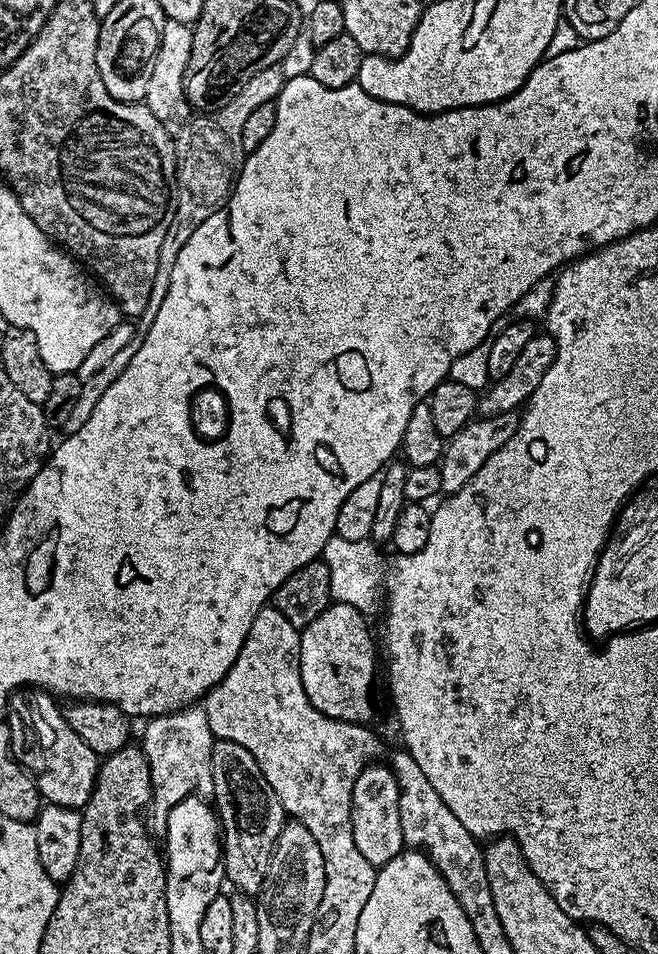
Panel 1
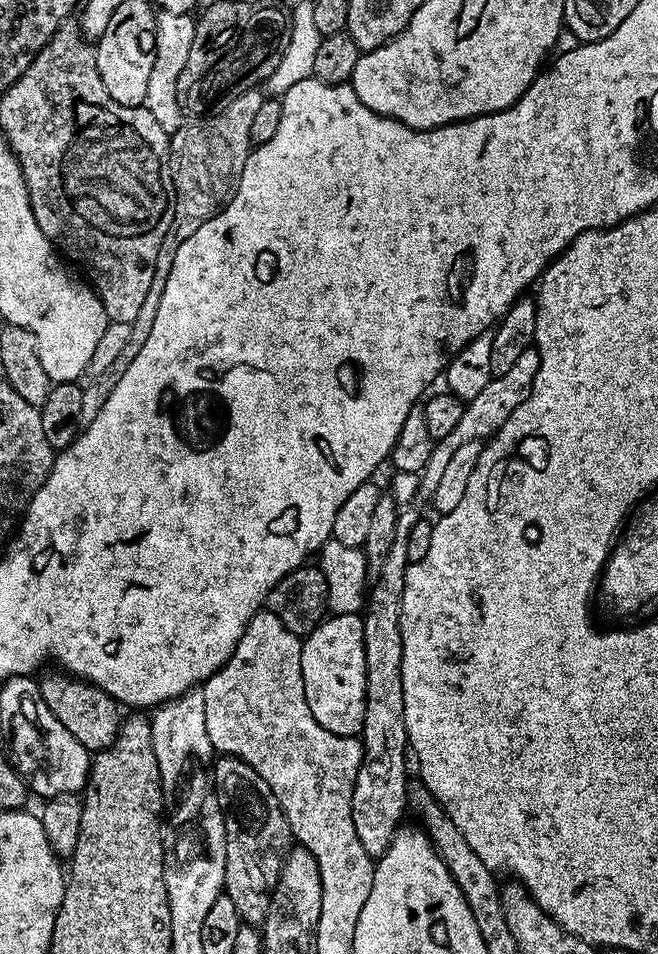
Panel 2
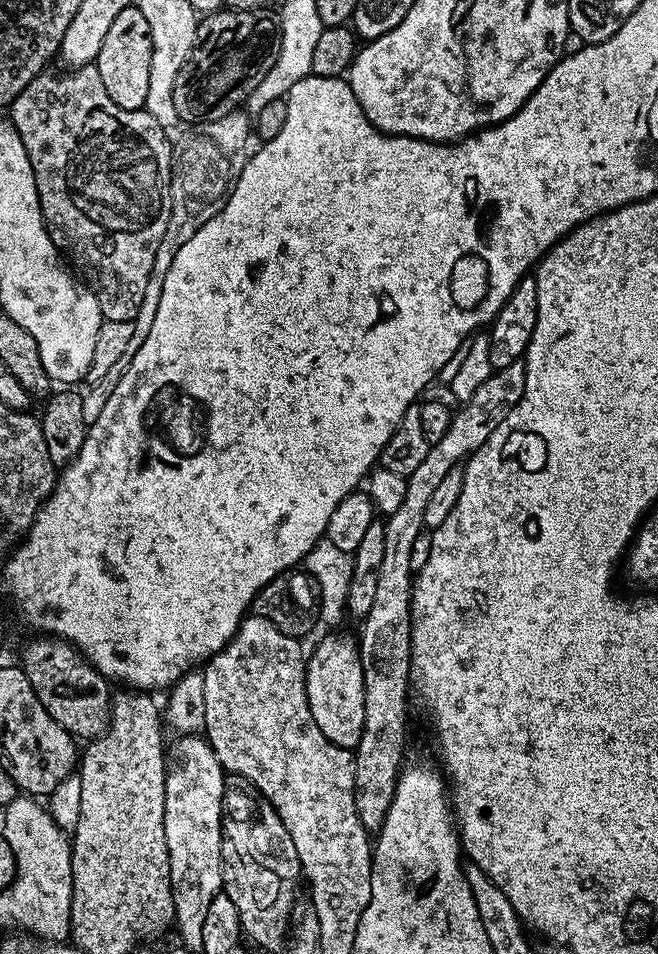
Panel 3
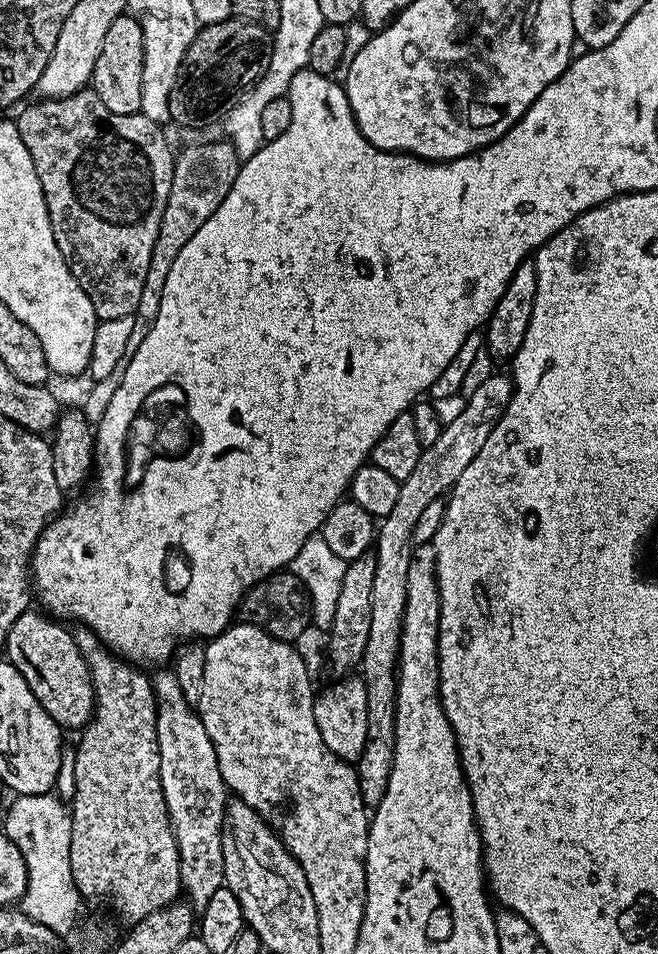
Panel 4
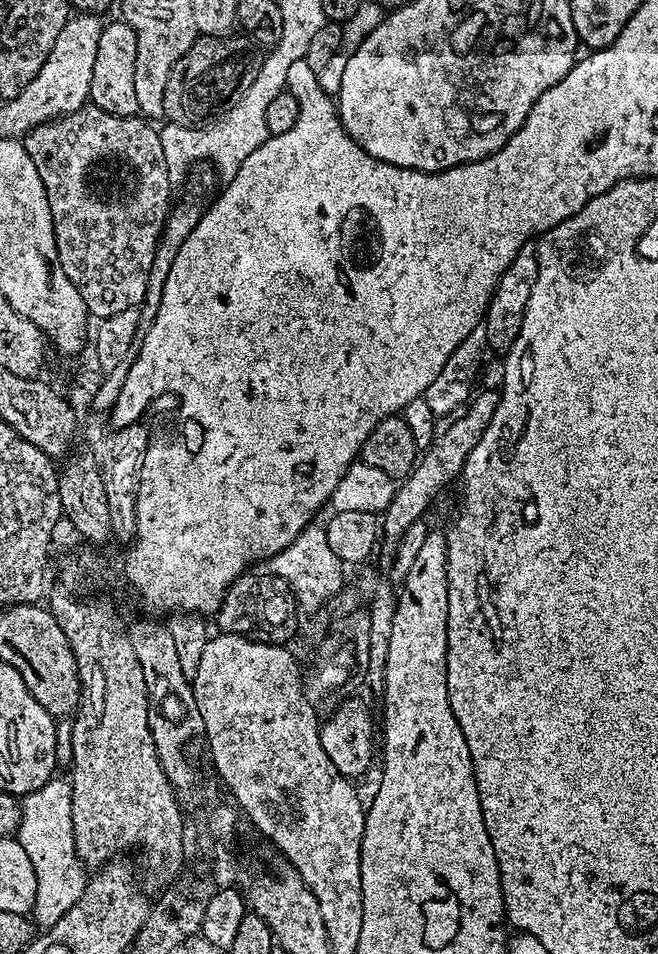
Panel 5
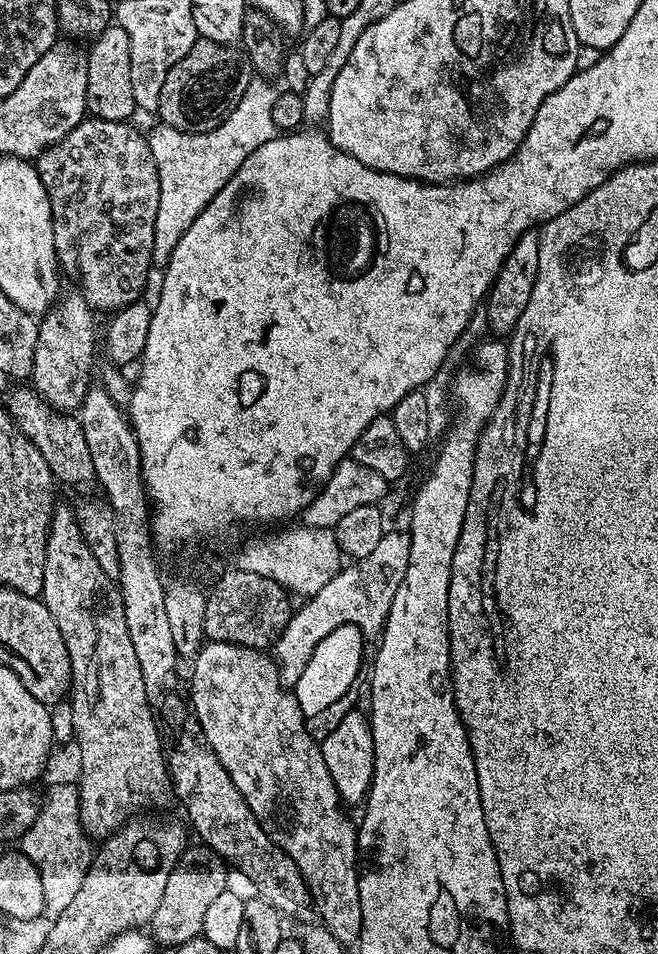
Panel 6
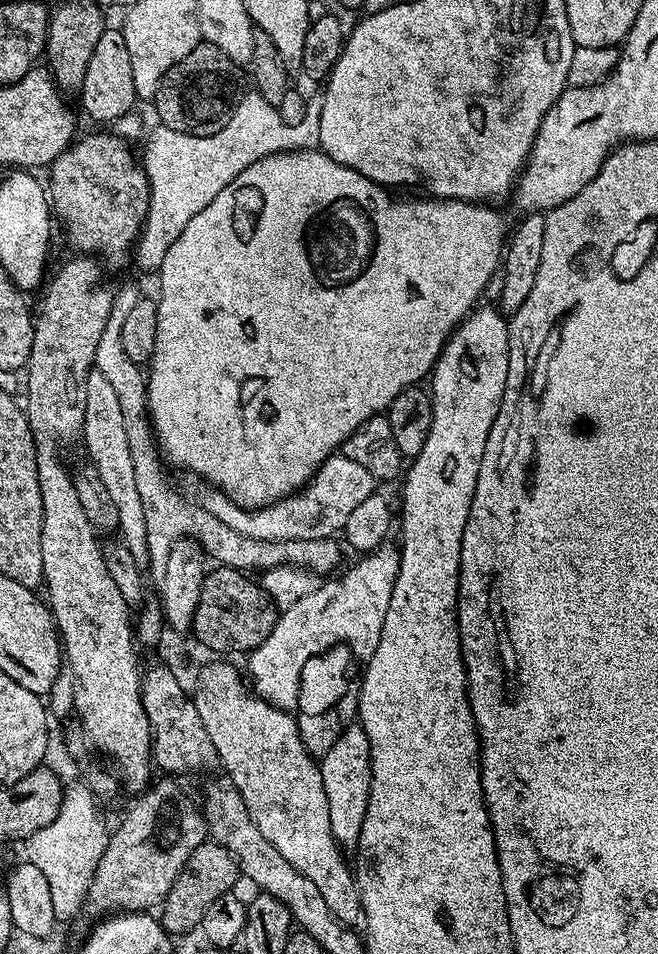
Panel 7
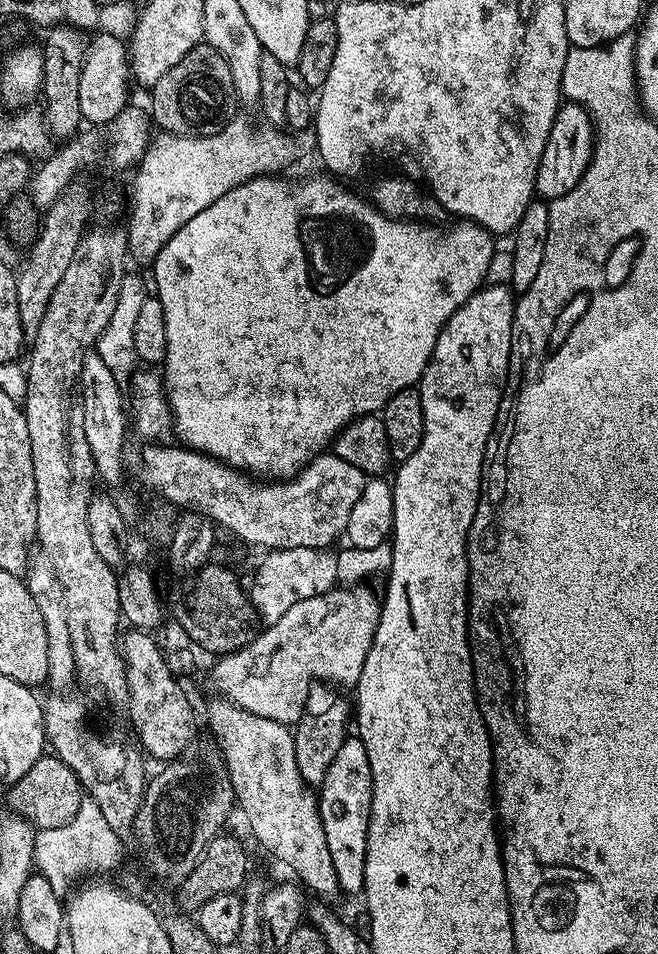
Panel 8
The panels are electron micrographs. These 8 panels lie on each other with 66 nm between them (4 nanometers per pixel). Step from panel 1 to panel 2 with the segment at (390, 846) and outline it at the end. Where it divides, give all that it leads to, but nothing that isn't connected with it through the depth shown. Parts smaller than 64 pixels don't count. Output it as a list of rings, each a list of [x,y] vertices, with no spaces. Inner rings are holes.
[[[406,506],[399,511],[398,525],[395,526],[394,542],[391,543],[390,554],[386,556],[385,566],[379,576],[376,589],[369,591],[366,596],[366,607],[362,612],[364,622],[364,649],[366,650],[366,714],[364,715],[364,731],[362,733],[362,743],[364,746],[364,761],[360,764],[360,769],[356,775],[354,782],[354,790],[352,791],[352,817],[354,818],[354,830],[358,830],[358,842],[362,842],[362,850],[366,850],[366,854],[373,858],[379,858],[386,854],[386,850],[390,846],[390,842],[396,837],[397,832],[402,827],[400,819],[404,816],[404,808],[410,804],[410,779],[408,780],[408,764],[404,759],[409,759],[410,749],[408,747],[408,735],[406,734],[406,718],[404,717],[404,707],[402,706],[402,630],[400,629],[400,607],[402,606],[402,594],[404,593],[404,579],[406,578],[406,570],[409,566],[408,559],[408,536],[410,530],[420,519],[415,507]]]

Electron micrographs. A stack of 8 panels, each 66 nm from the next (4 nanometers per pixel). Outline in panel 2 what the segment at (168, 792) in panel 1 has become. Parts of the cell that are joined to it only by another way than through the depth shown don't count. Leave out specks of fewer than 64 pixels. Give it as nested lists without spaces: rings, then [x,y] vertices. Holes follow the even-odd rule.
[[[199,687],[191,688],[189,692],[166,701],[151,713],[150,719],[154,758],[158,758],[160,785],[166,790],[172,790],[179,786],[180,779],[182,784],[186,773],[193,767],[192,760],[198,759],[199,756],[211,757],[214,752],[210,734],[206,734],[206,698],[203,691]]]

